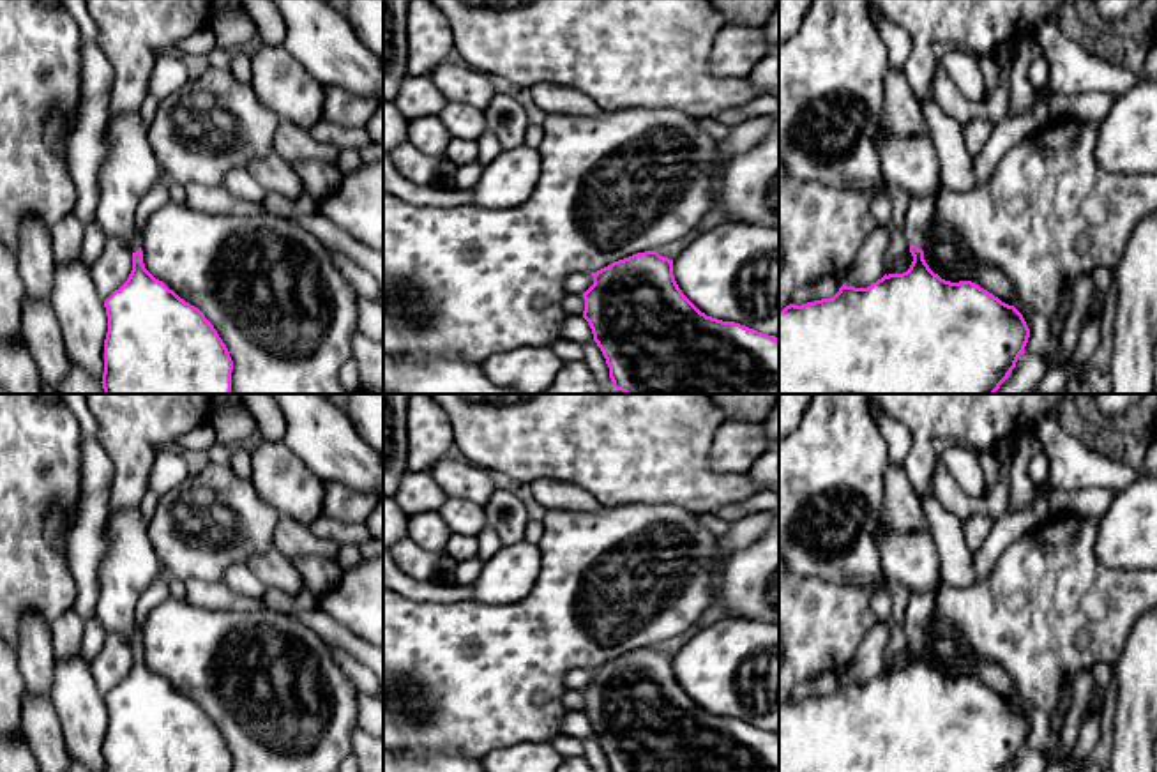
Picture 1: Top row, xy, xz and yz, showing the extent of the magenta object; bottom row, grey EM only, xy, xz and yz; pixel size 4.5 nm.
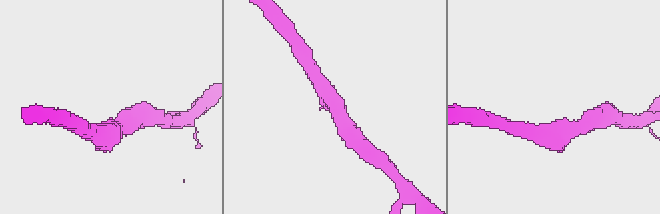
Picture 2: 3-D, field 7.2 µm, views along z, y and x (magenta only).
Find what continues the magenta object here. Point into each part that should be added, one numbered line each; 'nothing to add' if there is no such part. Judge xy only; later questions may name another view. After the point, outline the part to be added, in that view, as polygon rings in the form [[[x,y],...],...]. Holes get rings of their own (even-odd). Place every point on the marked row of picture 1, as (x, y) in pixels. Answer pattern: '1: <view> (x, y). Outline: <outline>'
nothing to add

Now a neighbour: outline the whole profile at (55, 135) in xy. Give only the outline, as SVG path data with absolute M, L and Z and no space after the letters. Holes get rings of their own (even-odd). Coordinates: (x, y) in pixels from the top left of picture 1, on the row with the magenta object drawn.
M51 113L48 122L46 122L46 131L44 131L44 141L51 147L51 148L58 148L64 152L64 155L67 157L67 141L69 141L69 132L64 125L64 118L58 113Z

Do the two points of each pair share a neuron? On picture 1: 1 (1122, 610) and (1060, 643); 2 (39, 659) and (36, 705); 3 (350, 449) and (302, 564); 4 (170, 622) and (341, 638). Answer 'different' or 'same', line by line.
1: same
2: same
3: different
4: different

